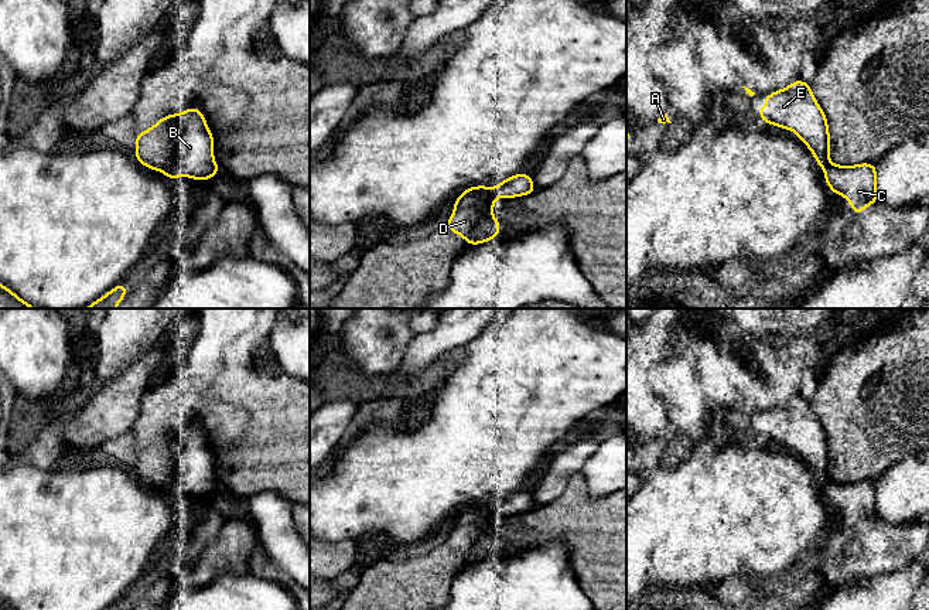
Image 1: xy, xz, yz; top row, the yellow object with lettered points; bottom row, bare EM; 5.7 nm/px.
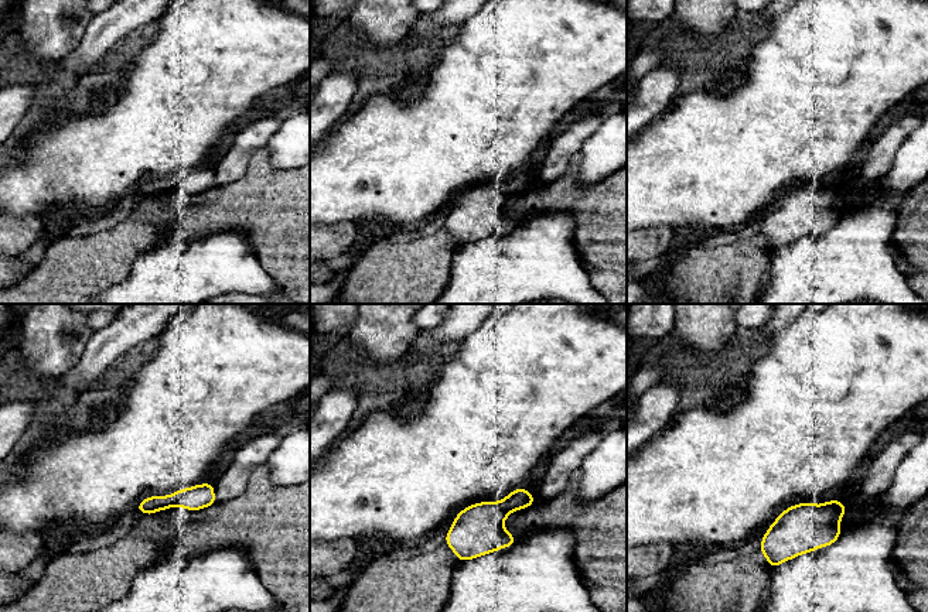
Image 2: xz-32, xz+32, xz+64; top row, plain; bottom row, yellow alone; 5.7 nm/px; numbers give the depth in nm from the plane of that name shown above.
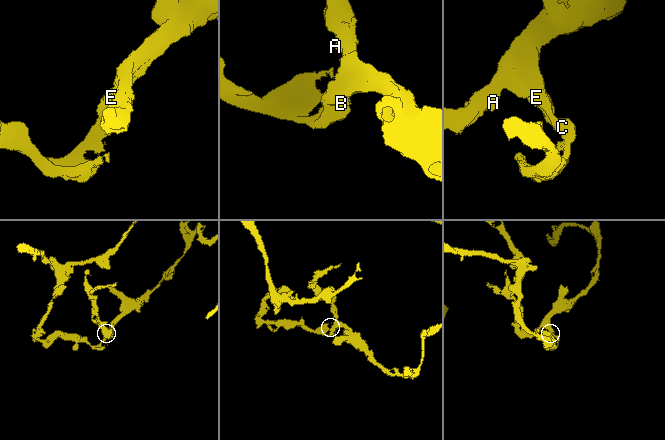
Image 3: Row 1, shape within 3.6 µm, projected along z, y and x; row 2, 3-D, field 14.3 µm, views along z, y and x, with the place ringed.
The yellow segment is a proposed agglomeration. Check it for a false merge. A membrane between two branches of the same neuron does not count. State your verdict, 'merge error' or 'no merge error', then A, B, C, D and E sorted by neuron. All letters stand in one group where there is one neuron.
merge error; A B E / C D

